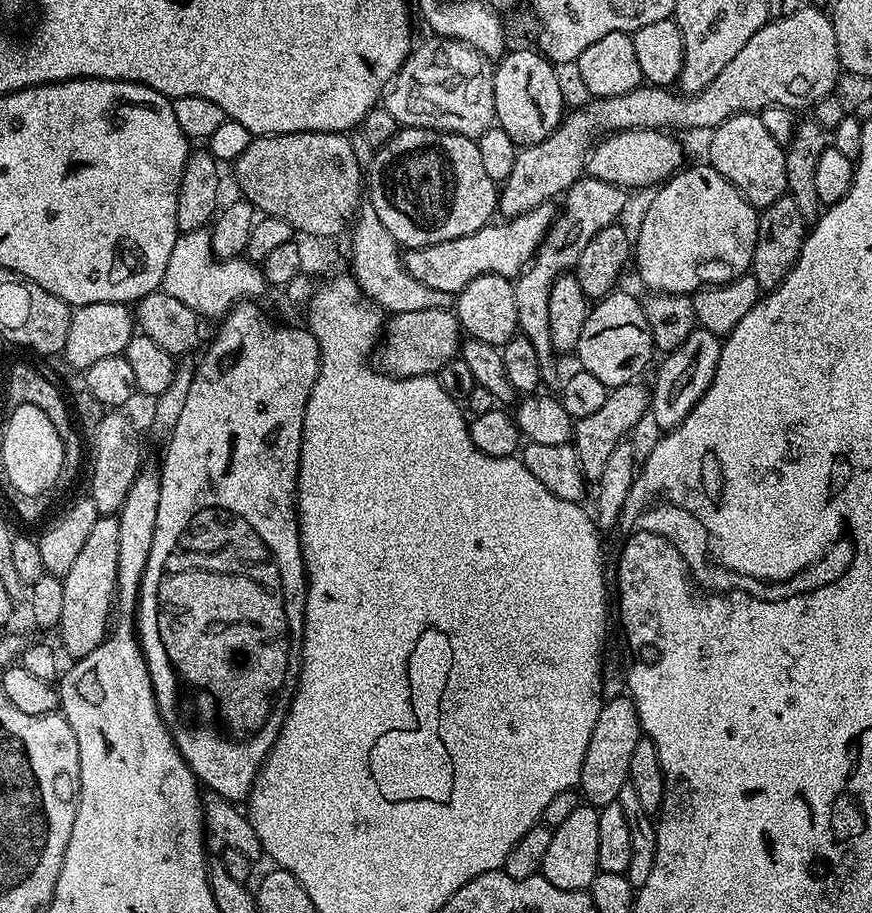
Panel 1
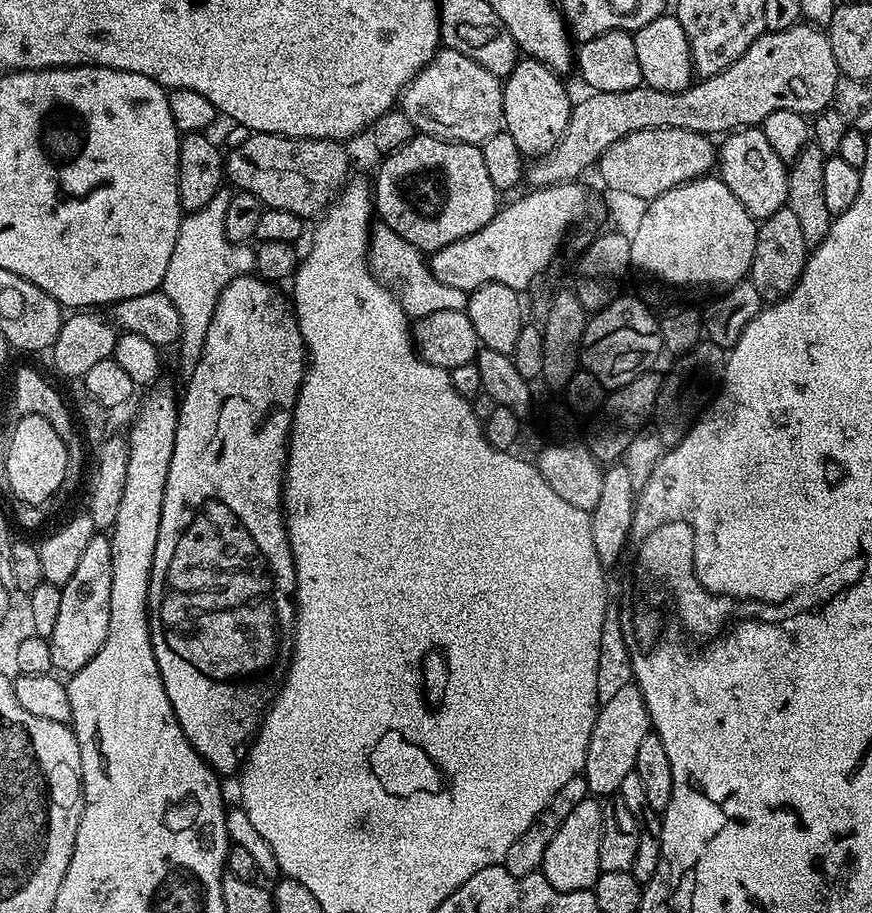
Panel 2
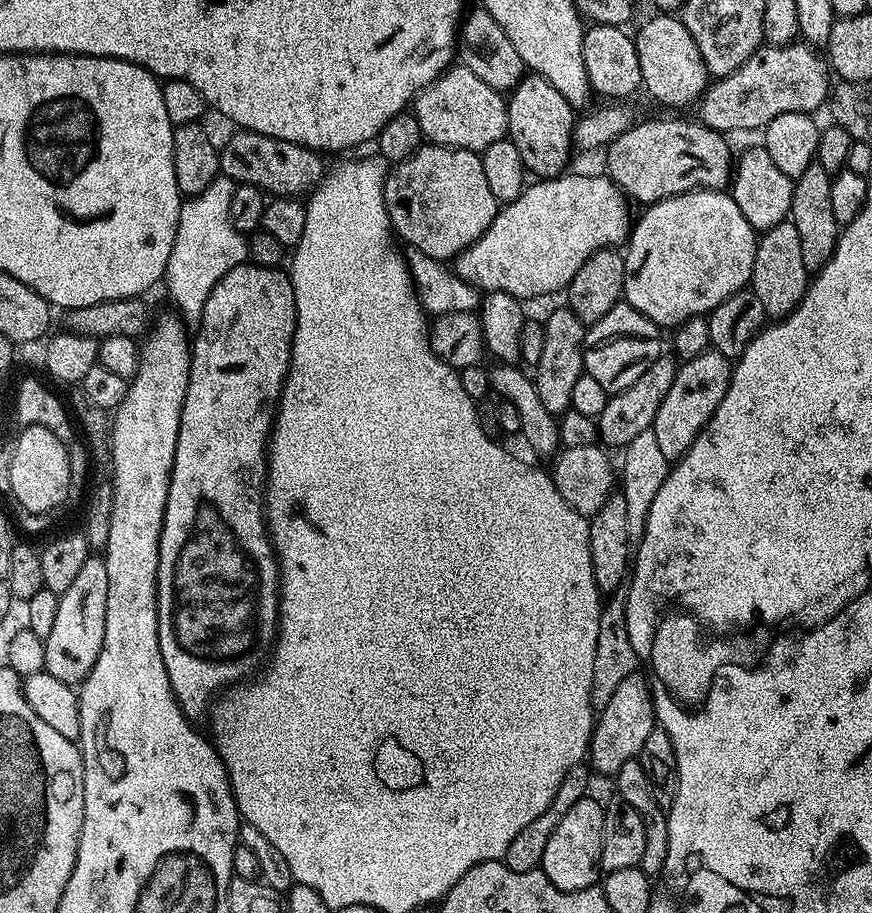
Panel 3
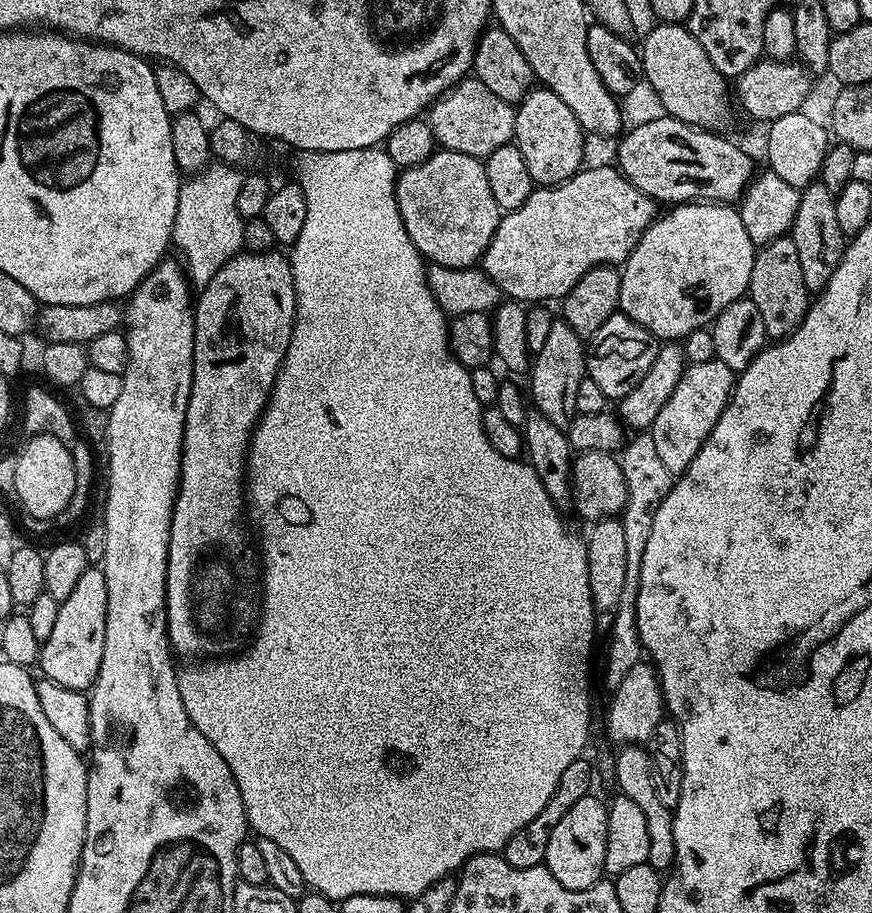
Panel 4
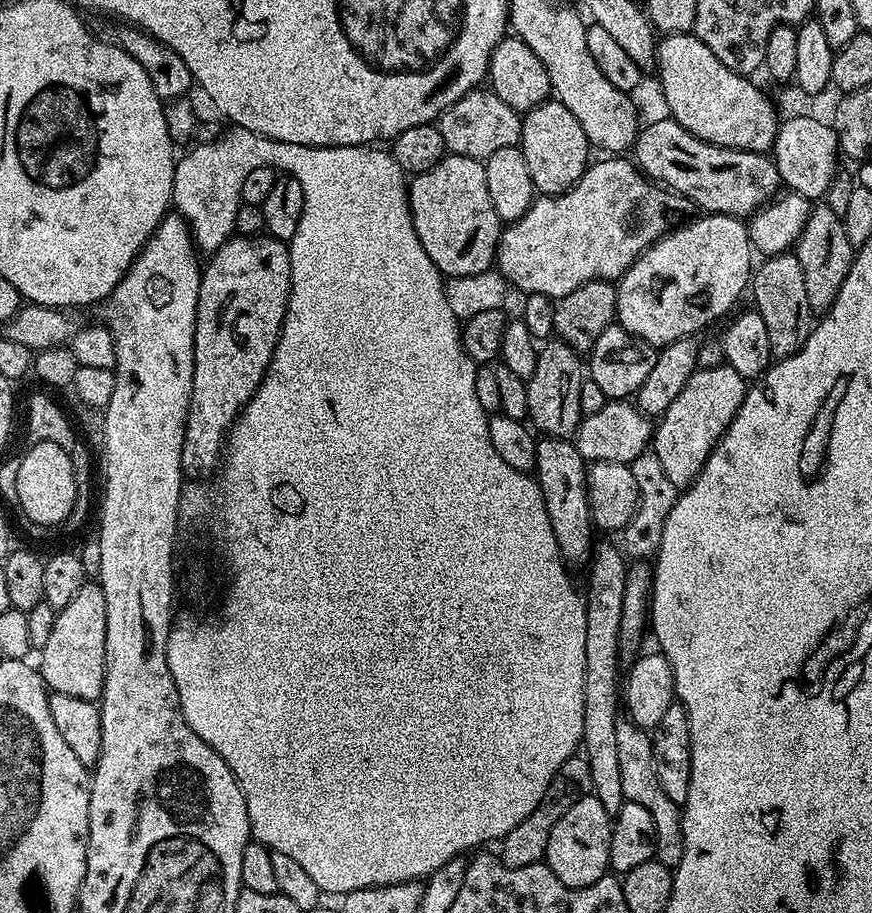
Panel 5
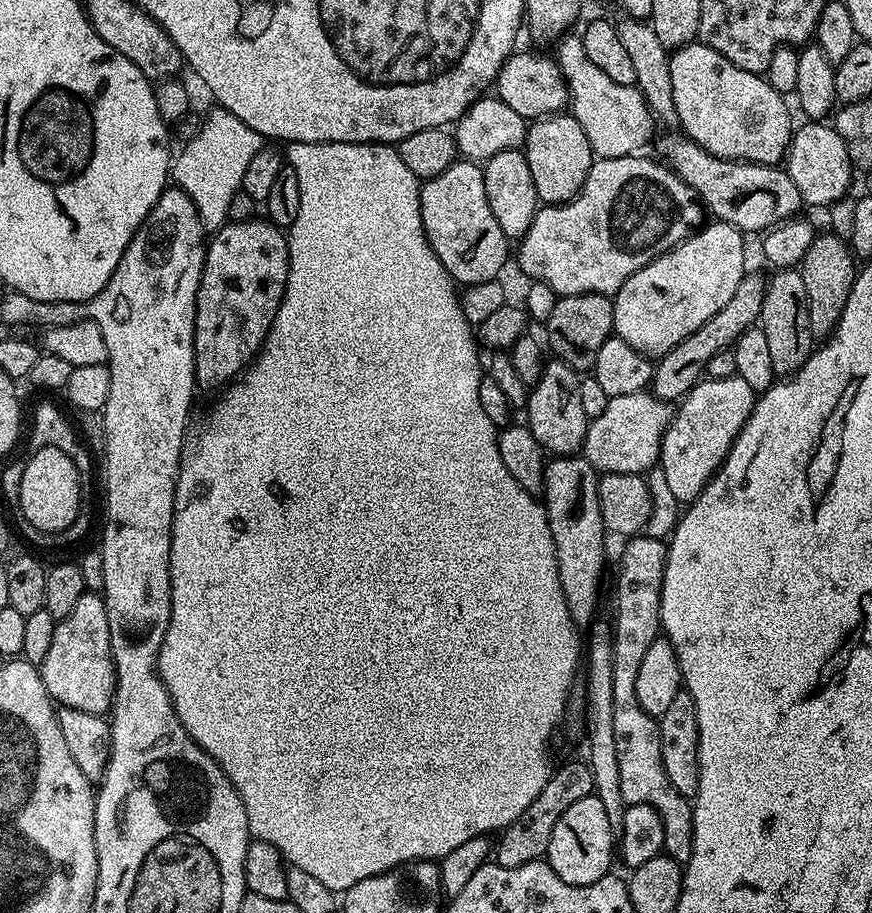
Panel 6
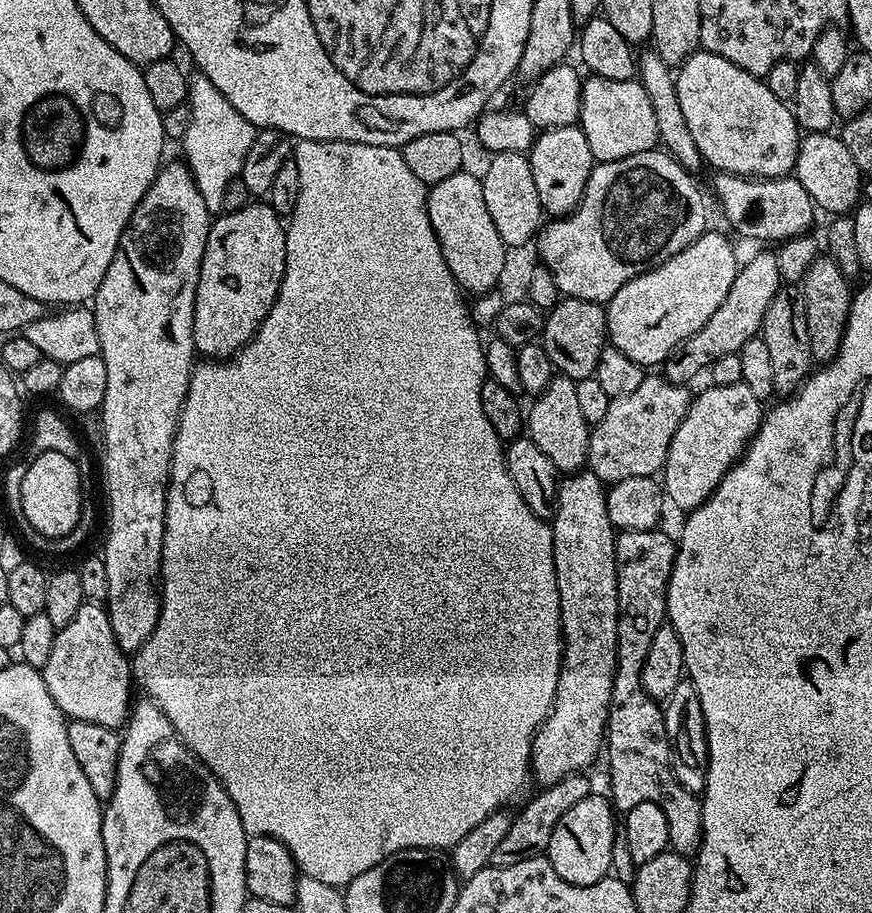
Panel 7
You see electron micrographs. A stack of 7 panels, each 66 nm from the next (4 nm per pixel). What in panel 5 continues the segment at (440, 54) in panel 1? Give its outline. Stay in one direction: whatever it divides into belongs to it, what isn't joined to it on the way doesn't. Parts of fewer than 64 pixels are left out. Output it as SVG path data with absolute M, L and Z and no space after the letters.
M488 88L473 89L443 113L438 121L445 149L457 156L483 161L505 146L518 146L521 136L521 115L506 105Z

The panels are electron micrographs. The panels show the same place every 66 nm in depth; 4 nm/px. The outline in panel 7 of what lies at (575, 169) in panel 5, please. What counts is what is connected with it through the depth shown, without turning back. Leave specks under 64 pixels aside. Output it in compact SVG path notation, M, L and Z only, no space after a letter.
M576 124L561 128L546 128L537 135L528 156L534 170L534 187L538 189L538 202L542 202L549 217L568 216L582 202L586 182L594 167L590 142Z

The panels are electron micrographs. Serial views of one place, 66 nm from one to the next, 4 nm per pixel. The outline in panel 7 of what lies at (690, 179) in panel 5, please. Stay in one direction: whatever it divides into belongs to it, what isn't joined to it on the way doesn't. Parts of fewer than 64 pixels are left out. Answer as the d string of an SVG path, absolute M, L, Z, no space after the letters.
M722 172L715 178L716 200L738 235L749 236L752 240L783 242L813 231L812 223L818 217L818 209L795 175L757 180L751 176L731 176L729 172Z

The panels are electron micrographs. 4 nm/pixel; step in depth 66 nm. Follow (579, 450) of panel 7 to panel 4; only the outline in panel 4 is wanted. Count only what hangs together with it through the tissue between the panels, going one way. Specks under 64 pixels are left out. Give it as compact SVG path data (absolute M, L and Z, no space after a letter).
M553 319L550 326L550 335L546 337L542 350L538 350L530 360L530 377L532 376L532 396L530 392L530 400L534 403L535 411L541 412L550 422L554 422L554 426L567 429L572 420L577 416L575 396L578 394L578 386L586 379L586 344L578 335L575 328L571 328L567 319Z

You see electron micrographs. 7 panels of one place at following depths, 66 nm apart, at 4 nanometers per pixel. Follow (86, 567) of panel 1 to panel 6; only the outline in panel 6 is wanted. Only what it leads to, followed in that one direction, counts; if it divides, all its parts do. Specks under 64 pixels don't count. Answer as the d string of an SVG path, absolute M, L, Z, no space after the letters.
M84 591L74 610L57 623L50 651L38 667L48 695L57 705L99 716L111 709L116 693L116 667L110 650L110 622L100 592Z

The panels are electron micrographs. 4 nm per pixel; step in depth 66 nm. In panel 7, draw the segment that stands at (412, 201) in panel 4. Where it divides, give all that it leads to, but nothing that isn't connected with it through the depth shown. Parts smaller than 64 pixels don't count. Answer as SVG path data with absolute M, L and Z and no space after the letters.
M468 171L450 174L450 178L428 188L428 217L438 238L442 258L446 258L446 266L450 266L450 274L454 274L456 283L465 293L483 294L497 287L510 252L494 227L490 210L486 210L481 177Z

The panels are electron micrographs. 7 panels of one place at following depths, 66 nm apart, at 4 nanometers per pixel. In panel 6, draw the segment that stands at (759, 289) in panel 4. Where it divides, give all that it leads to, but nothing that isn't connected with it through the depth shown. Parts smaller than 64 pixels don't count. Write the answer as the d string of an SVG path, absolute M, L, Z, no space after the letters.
M781 268L771 274L764 286L758 327L766 334L774 374L777 378L787 378L806 363L814 350L810 310L806 310L806 285L796 268Z

